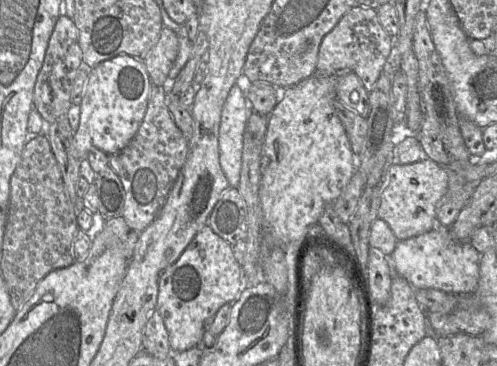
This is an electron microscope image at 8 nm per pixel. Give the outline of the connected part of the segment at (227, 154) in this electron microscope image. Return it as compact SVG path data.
M234 84L222 108L218 136L219 163L230 187L237 188L240 183L246 123L247 99Z

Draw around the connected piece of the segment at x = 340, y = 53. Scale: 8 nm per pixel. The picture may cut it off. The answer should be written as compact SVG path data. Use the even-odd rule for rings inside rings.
M355 4L326 34L320 44L316 75L337 76L345 71L355 73L370 93L391 52L393 38L382 27L376 9Z

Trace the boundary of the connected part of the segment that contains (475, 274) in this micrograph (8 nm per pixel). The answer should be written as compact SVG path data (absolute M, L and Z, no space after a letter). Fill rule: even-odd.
M436 226L434 229L432 229L429 232L423 233L421 235L418 235L416 237L412 237L406 240L401 240L397 242L397 245L395 247L395 250L389 257L389 266L392 271L392 279L393 279L393 274L402 276L405 278L411 286L415 289L437 289L441 290L446 293L450 294L455 294L455 295L471 295L475 293L478 287L479 283L479 278L480 278L480 261L481 261L481 255L473 246L470 242L460 242L456 239L453 238L450 229L442 226Z

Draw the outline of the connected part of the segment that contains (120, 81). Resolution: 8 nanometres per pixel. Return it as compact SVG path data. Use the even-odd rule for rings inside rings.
M127 54L118 55L89 69L89 77L80 104L80 123L74 132L77 158L79 160L87 158L91 149L100 149L108 156L124 149L137 133L146 114L150 88L151 80L145 63Z

